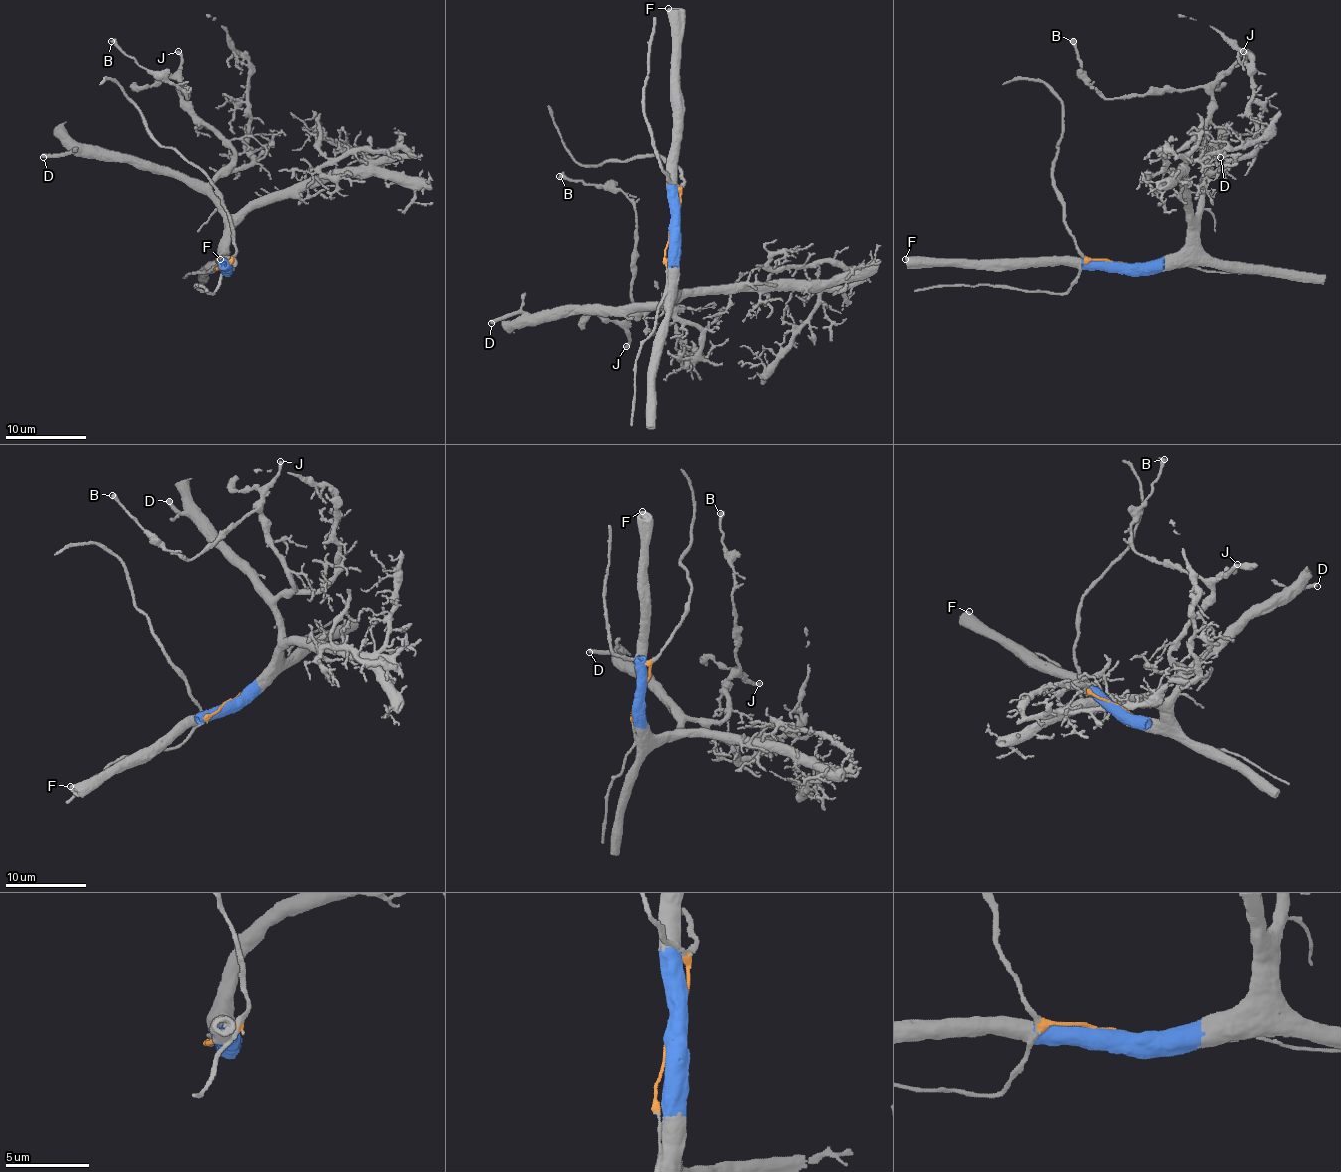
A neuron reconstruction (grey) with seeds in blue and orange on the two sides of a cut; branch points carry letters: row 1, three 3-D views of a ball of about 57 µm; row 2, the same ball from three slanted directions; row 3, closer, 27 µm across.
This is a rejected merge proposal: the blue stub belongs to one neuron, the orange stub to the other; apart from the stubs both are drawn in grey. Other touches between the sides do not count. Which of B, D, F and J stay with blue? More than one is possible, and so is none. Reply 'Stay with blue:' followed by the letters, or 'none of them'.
Stay with blue: B, D, F, J

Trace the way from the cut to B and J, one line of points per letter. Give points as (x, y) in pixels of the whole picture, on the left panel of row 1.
B: (224, 264), (224, 206), (212, 181), (234, 151), (200, 119), (183, 87), (188, 99), (111, 40)
J: (224, 264), (224, 206), (212, 190), (212, 181), (232, 161), (234, 151), (183, 99), (181, 54), (177, 50)

